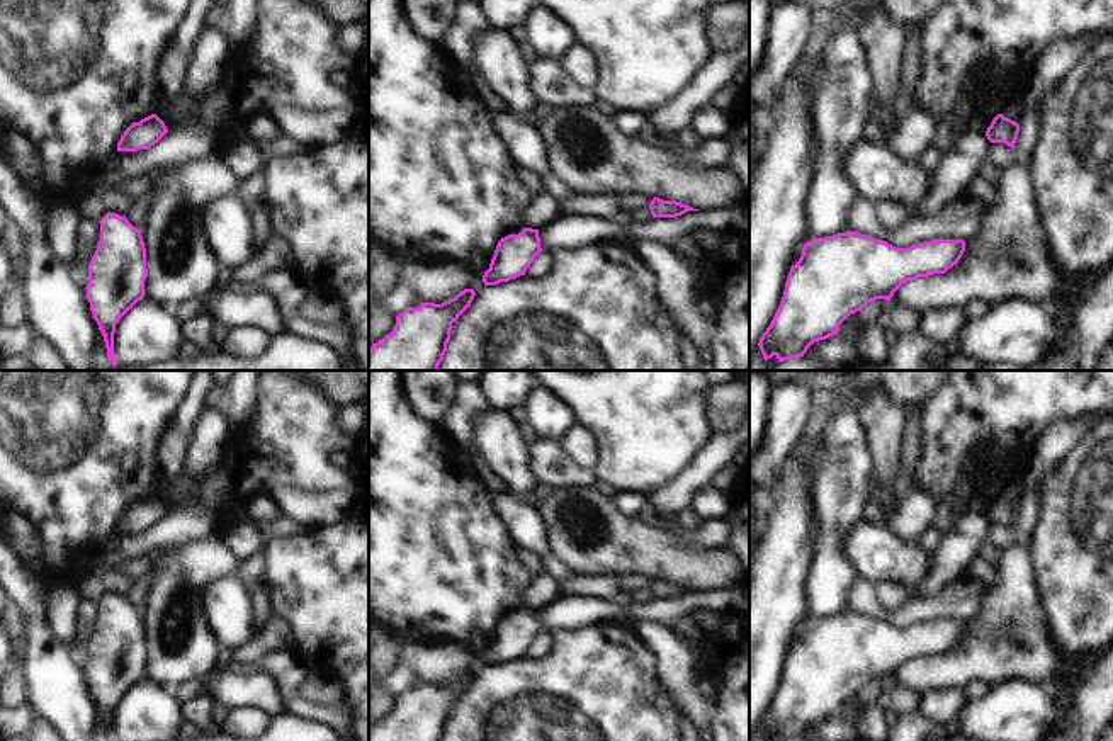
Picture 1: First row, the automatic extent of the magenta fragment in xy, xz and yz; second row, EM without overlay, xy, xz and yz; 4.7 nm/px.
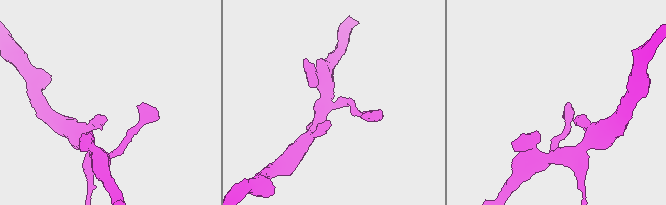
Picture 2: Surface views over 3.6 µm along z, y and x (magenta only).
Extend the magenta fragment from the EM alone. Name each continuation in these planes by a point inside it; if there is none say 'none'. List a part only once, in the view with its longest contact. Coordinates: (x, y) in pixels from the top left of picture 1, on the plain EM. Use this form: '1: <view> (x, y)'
none

